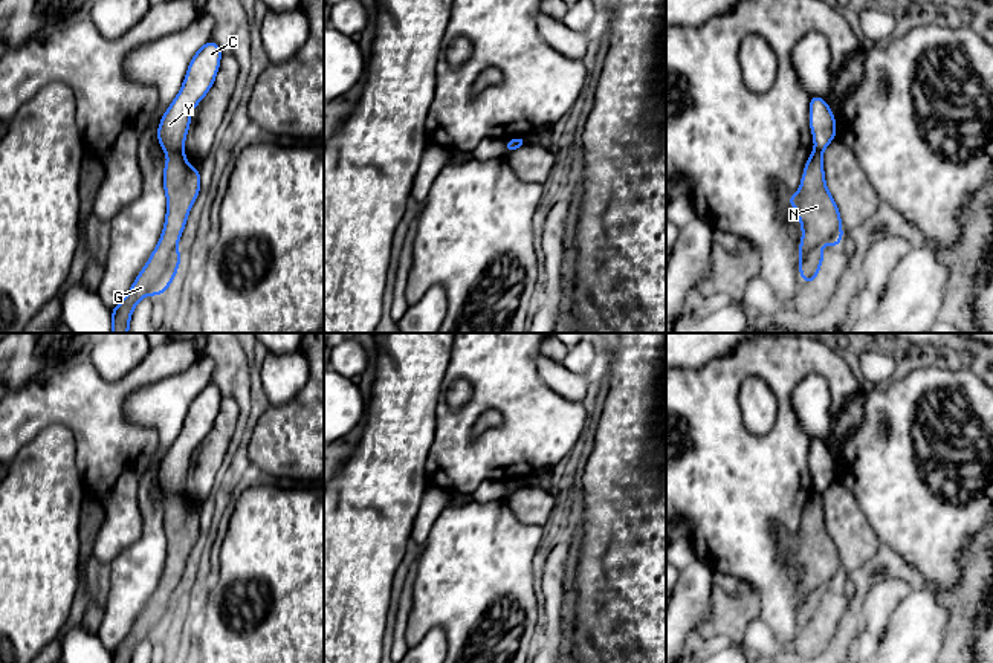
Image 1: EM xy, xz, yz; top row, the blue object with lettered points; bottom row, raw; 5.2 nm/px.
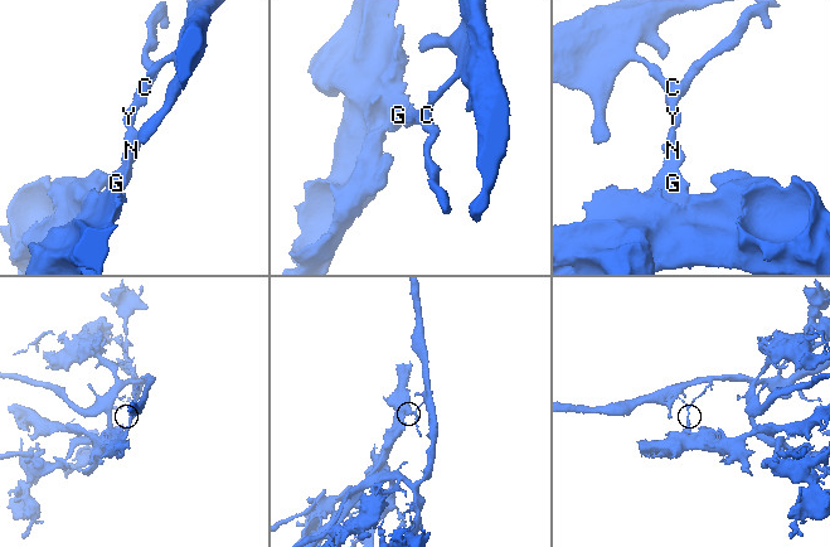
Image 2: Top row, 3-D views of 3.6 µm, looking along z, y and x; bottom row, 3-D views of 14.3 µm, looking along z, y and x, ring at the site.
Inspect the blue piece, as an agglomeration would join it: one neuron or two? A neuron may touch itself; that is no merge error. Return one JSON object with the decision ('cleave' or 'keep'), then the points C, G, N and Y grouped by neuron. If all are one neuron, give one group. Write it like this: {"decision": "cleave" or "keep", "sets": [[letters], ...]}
{"decision": "cleave", "sets": [["C", "Y"], ["G", "N"]]}

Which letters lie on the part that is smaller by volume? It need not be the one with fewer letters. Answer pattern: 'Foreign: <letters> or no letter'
Foreign: G, N

